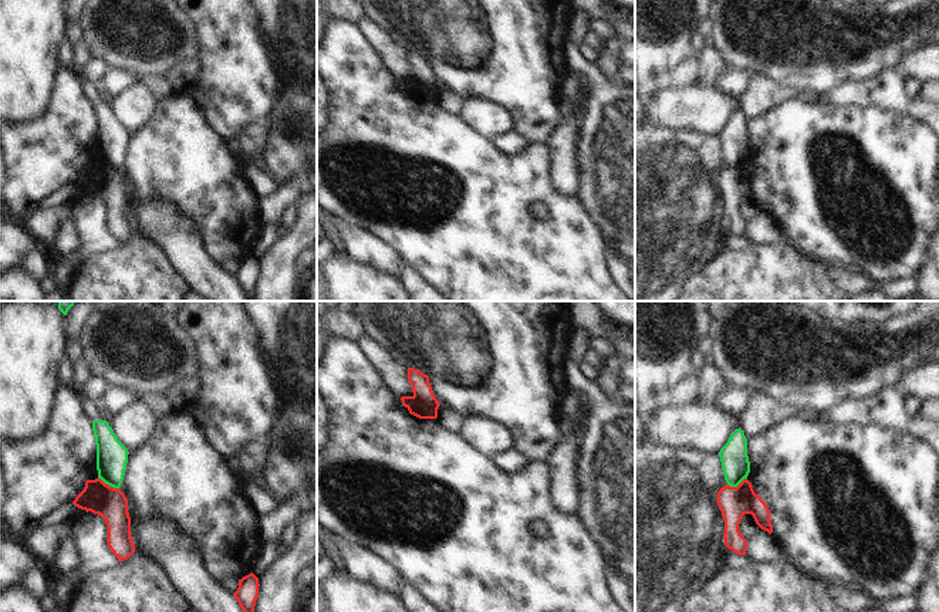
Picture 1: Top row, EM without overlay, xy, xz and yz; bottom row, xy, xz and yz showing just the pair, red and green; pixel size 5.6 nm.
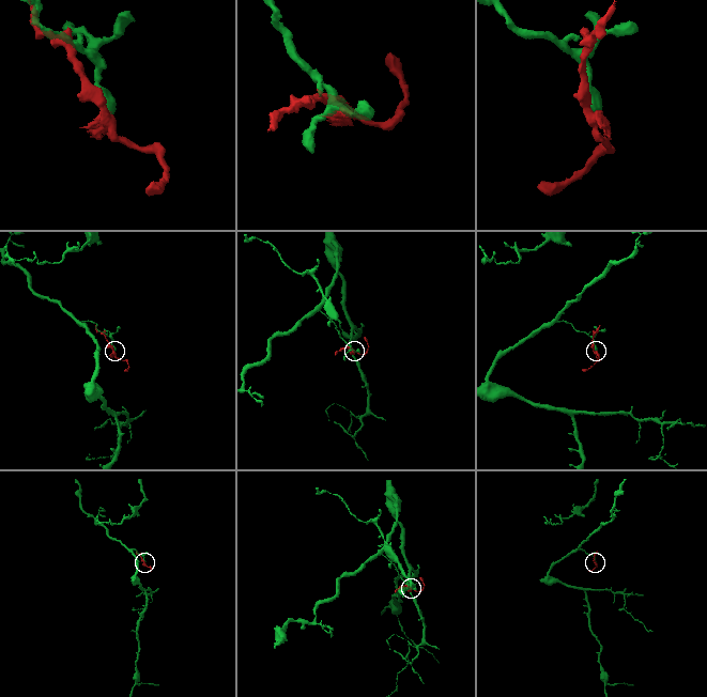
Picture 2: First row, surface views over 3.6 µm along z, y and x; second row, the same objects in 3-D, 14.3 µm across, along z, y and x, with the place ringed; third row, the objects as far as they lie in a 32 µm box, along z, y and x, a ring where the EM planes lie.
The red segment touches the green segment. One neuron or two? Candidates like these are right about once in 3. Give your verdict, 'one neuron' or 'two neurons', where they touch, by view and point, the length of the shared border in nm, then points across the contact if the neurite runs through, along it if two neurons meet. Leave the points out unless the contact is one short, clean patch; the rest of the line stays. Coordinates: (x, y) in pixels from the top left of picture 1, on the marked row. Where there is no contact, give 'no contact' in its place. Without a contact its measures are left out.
two neurons | xy (107, 484) | 140 nm | along xy (98, 477), (118, 489)

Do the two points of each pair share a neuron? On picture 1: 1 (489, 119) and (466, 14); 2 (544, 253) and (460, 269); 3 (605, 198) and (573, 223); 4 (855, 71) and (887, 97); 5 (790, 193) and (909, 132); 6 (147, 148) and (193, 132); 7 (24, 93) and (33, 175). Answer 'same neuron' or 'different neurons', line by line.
1: different neurons
2: same neuron
3: different neurons
4: different neurons
5: same neuron
6: same neuron
7: different neurons

